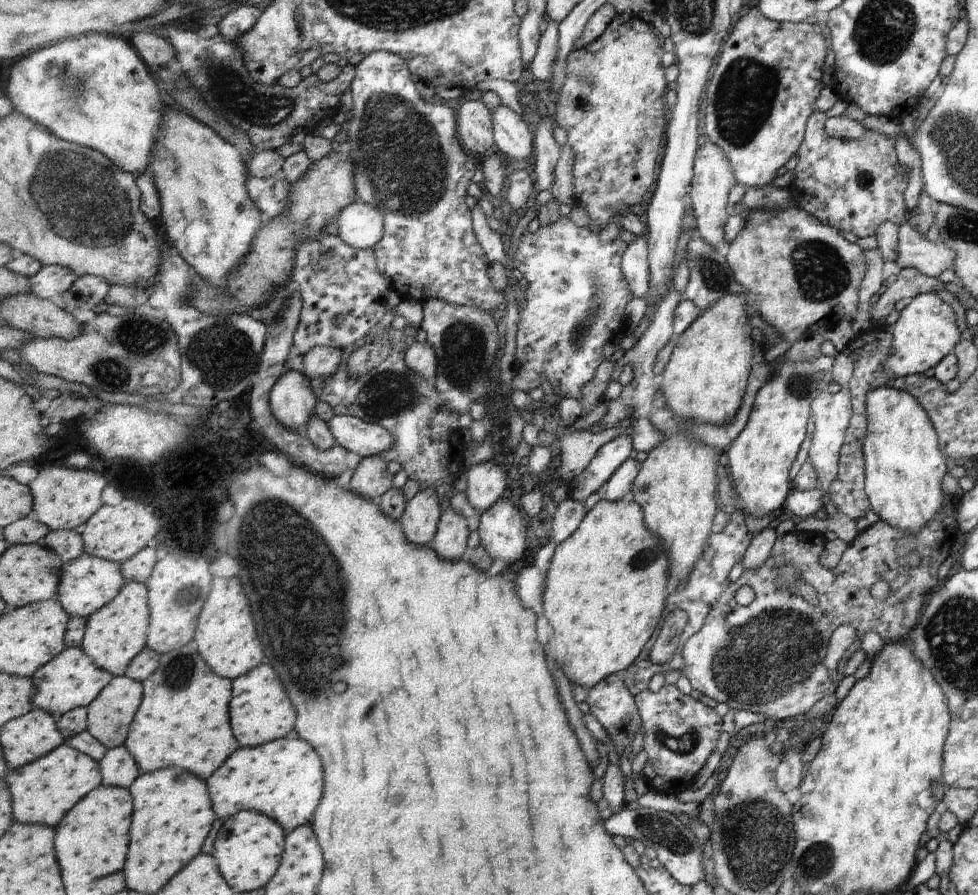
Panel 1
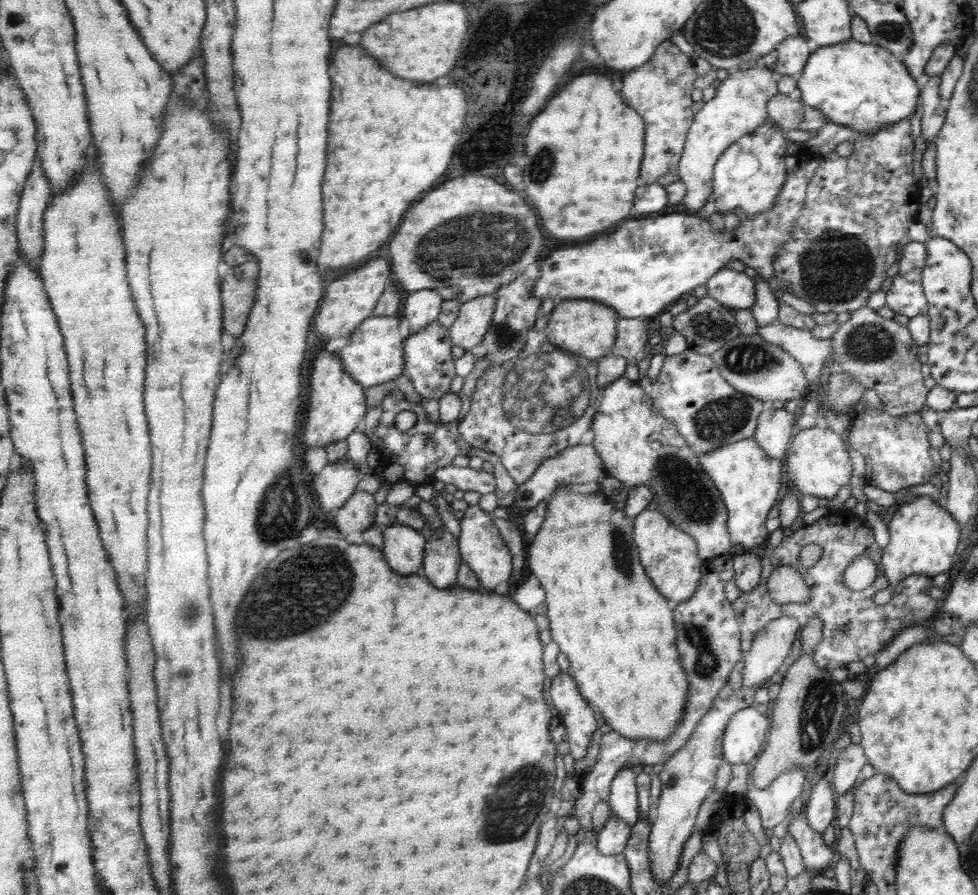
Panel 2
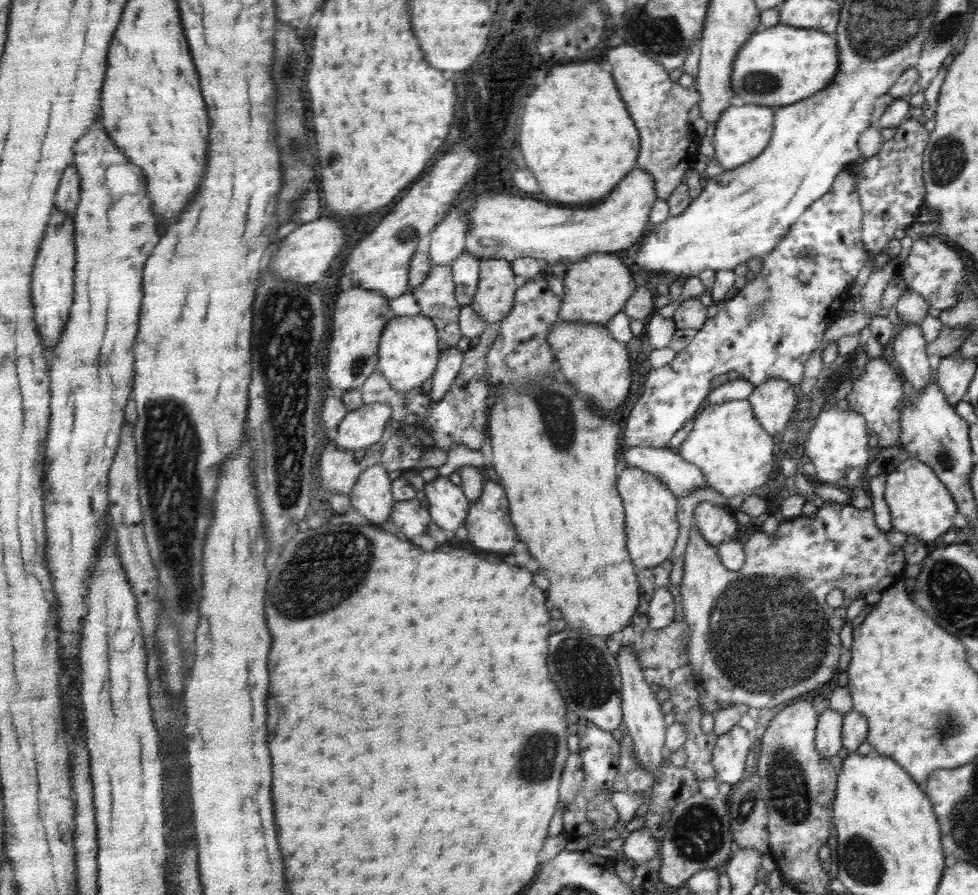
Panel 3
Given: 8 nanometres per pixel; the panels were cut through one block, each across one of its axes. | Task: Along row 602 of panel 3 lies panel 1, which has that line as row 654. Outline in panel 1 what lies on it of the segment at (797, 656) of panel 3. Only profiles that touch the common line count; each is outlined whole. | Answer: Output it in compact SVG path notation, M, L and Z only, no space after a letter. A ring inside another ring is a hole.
M951 496L945 500L945 507L917 535L903 535L900 527L885 523L880 519L877 523L861 531L849 543L838 566L833 569L824 568L819 563L819 556L827 540L823 533L814 531L791 531L776 537L770 556L759 567L743 569L742 574L726 589L718 604L704 619L698 634L695 634L685 645L683 655L687 662L684 675L691 681L692 688L700 694L714 698L718 703L725 702L732 710L751 710L767 716L768 720L776 720L782 724L794 716L804 715L824 696L834 694L838 682L832 684L824 659L827 655L832 633L840 625L850 625L856 631L854 642L846 649L844 656L837 664L841 672L853 652L860 648L860 639L869 630L876 632L886 640L896 640L906 636L918 624L919 616L928 599L928 594L941 583L938 568L951 554L956 536L961 532L957 527L957 504ZM910 552L919 552L921 560L918 566L910 566L904 559ZM793 565L802 582L813 587L818 604L810 604L798 593L792 584L777 585L778 575L782 567ZM886 580L890 591L888 597L878 600L870 593L876 582ZM745 584L755 590L755 597L747 606L739 605L734 599L736 590Z

